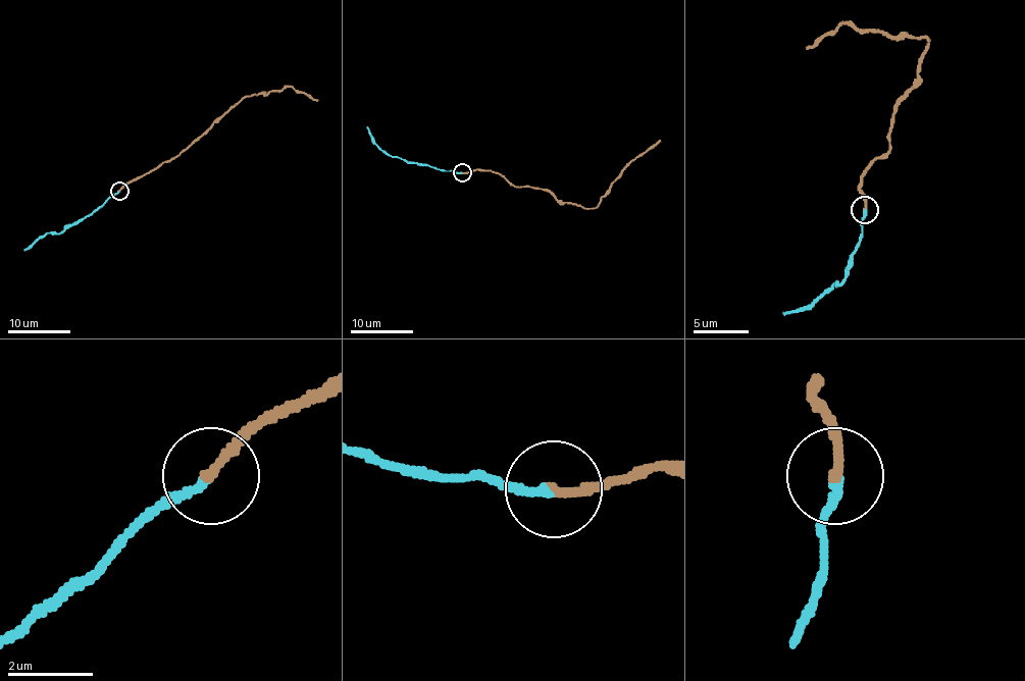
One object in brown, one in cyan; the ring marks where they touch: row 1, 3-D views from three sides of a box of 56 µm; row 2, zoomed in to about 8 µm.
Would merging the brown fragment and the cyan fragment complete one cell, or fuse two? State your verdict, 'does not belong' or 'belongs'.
belongs

